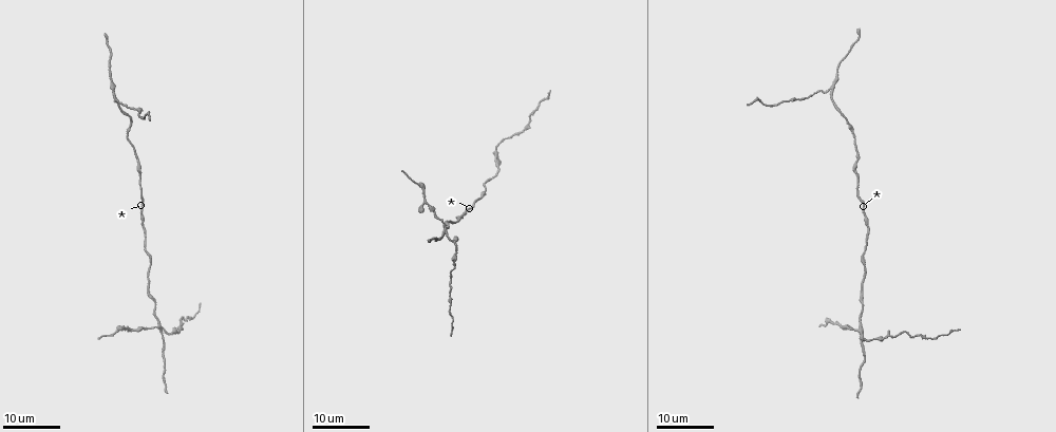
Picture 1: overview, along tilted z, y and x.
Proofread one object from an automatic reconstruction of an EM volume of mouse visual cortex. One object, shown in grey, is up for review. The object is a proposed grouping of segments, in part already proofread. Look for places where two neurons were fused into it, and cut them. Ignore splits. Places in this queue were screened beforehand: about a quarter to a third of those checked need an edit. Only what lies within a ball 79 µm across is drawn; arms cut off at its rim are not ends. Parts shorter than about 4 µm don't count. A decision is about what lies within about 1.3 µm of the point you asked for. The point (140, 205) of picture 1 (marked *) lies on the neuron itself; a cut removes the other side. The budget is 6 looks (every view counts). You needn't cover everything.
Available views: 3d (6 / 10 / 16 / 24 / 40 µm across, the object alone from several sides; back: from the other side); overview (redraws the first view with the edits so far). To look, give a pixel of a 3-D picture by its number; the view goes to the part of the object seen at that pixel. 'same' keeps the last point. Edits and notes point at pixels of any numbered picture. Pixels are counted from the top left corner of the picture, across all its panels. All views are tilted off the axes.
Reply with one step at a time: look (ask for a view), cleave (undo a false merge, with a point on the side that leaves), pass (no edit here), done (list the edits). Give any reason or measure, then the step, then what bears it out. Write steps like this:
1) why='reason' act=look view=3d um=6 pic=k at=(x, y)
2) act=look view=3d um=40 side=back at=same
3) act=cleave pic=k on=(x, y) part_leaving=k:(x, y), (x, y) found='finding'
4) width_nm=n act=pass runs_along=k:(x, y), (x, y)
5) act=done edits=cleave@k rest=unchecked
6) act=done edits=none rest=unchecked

why='narrows sharply' act=look view=3d um=24 pic=1 at=(868, 242)

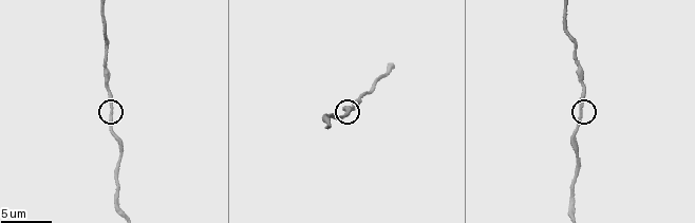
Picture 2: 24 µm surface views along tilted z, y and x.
act=look view=3d um=6 pic=2 at=(581, 112)

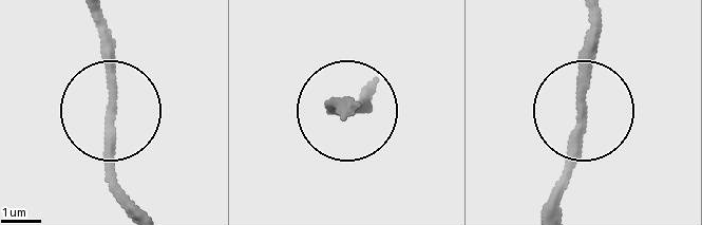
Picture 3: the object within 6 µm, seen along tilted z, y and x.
act=pass runs_along=3:(97, 19), (116, 200) found='continuous, no second neuron'

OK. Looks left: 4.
why='small branch off a trunk' act=look view=3d um=24 pic=1 at=(157, 328)

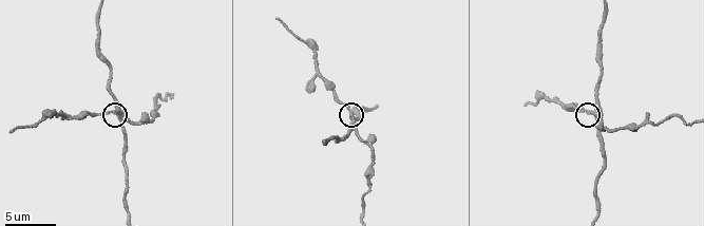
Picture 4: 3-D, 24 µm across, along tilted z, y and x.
why='closer look' act=look view=3d um=6 pic=4 at=(591, 110)

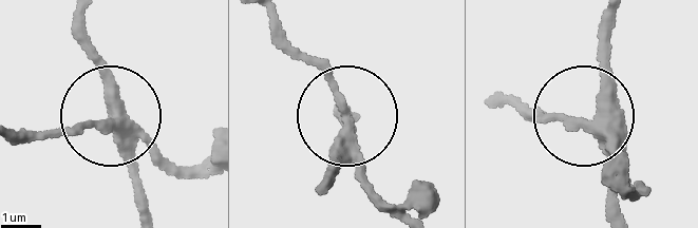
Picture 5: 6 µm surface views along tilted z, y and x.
act=cleave pic=5 on=(161, 169) part_leaving=5:(128, 129), (166, 163), (205, 169) found='two neurons meet here'

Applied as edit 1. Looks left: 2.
act=done edits=cleave@5 rest=unchecked

